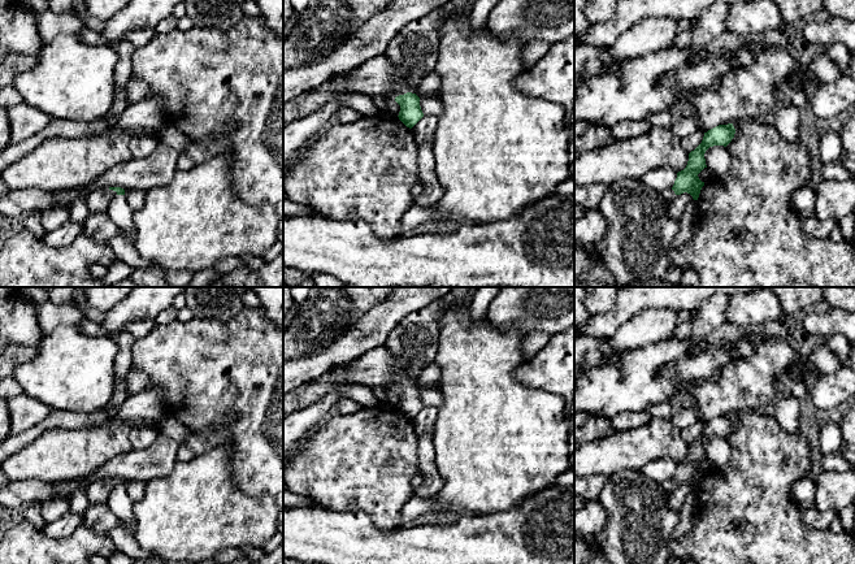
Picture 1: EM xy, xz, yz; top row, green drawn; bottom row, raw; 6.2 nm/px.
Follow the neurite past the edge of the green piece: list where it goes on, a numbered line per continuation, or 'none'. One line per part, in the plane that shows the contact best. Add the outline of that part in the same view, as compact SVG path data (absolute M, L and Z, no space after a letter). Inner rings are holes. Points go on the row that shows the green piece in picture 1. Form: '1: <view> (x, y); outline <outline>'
1: xz (398, 91); outline M398 87L398 88L395 88L394 91L389 91L389 92L385 95L385 97L395 100L396 96L404 95L404 94L407 94L407 92L408 92L408 91L407 91L404 87Z

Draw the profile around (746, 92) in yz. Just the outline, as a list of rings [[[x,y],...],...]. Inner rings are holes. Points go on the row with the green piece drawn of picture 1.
[[[746,40],[742,48],[752,52],[750,66],[737,66],[728,71],[720,83],[683,95],[694,109],[699,130],[708,130],[745,120],[761,120],[776,110],[780,84],[797,68],[787,48]]]

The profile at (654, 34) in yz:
[[[648,17],[624,31],[609,48],[613,61],[655,55],[673,45],[677,21],[668,17]]]

